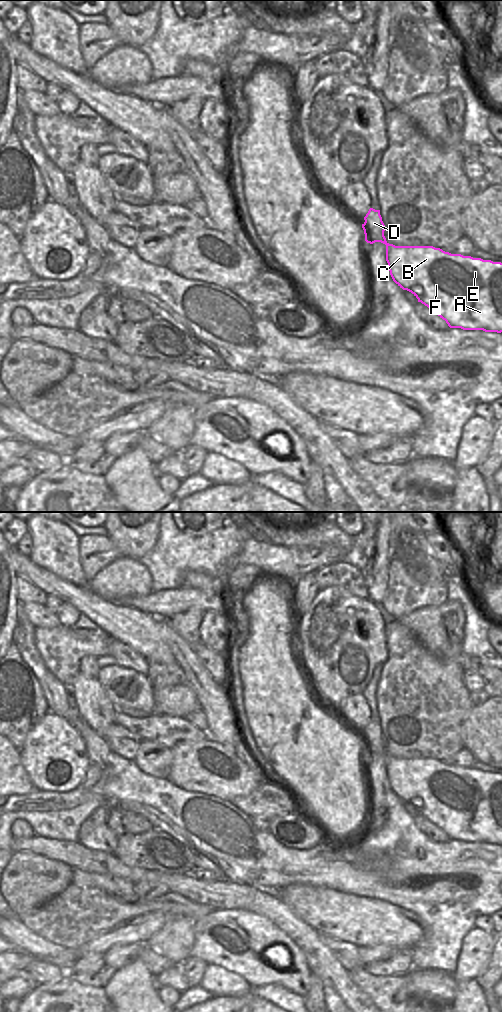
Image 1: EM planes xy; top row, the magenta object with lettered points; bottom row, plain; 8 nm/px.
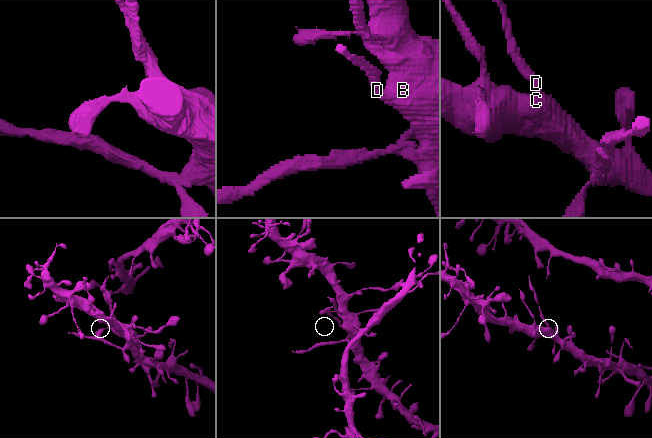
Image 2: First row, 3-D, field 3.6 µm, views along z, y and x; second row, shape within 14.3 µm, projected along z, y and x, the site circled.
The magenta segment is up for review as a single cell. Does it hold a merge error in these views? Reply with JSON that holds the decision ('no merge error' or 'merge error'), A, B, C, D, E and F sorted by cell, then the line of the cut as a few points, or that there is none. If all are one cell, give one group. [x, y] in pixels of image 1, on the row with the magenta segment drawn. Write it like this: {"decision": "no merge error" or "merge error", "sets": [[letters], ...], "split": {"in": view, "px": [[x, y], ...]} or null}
{"decision": "merge error", "sets": [["A", "B", "C", "E", "F"], ["D"]], "split": {"in": "xy", "px": [[383, 231], [380, 231], [376, 237], [366, 241]]}}

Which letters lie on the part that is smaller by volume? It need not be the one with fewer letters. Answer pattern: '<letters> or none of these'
D

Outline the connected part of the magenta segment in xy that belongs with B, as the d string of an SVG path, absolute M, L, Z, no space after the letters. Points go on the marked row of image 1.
M384 232L367 243L386 245L386 261L393 281L446 321L450 328L502 332L502 263L461 254L451 254L433 246L395 246L386 241Z

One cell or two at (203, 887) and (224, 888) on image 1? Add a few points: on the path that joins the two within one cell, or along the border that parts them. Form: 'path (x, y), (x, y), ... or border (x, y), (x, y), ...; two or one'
path (208, 886), (219, 886); one

